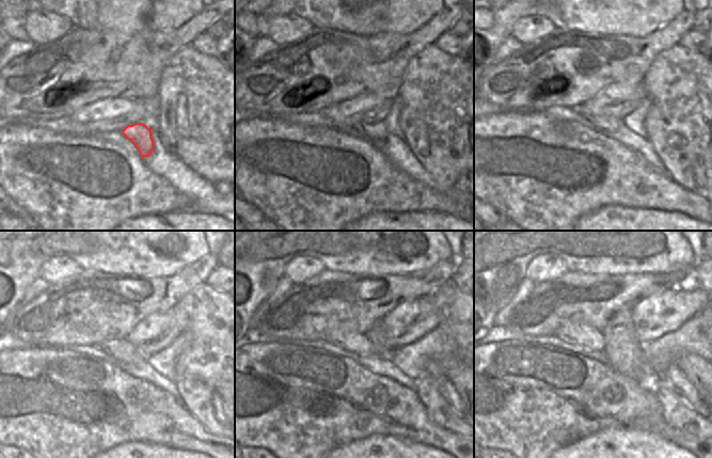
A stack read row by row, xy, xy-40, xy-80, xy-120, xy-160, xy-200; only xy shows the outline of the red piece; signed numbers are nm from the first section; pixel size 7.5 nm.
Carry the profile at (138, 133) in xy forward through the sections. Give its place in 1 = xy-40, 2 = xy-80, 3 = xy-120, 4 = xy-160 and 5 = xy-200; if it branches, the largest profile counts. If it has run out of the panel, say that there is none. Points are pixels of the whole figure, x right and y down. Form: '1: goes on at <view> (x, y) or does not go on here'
1: goes on at xy-40 (376, 132)
2: goes on at xy-80 (600, 123)
3: goes on at xy-120 (119, 348)
4: goes on at xy-160 (353, 342)
5: goes on at xy-200 (574, 333)

